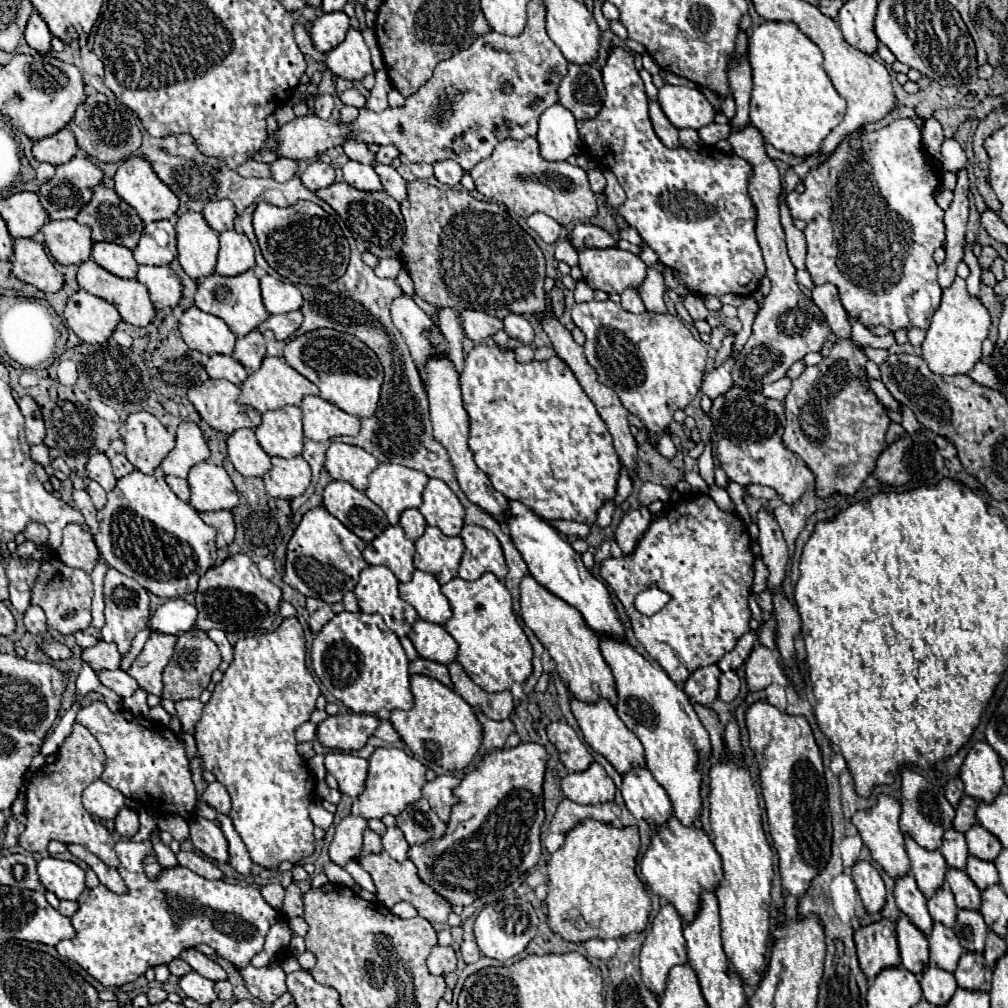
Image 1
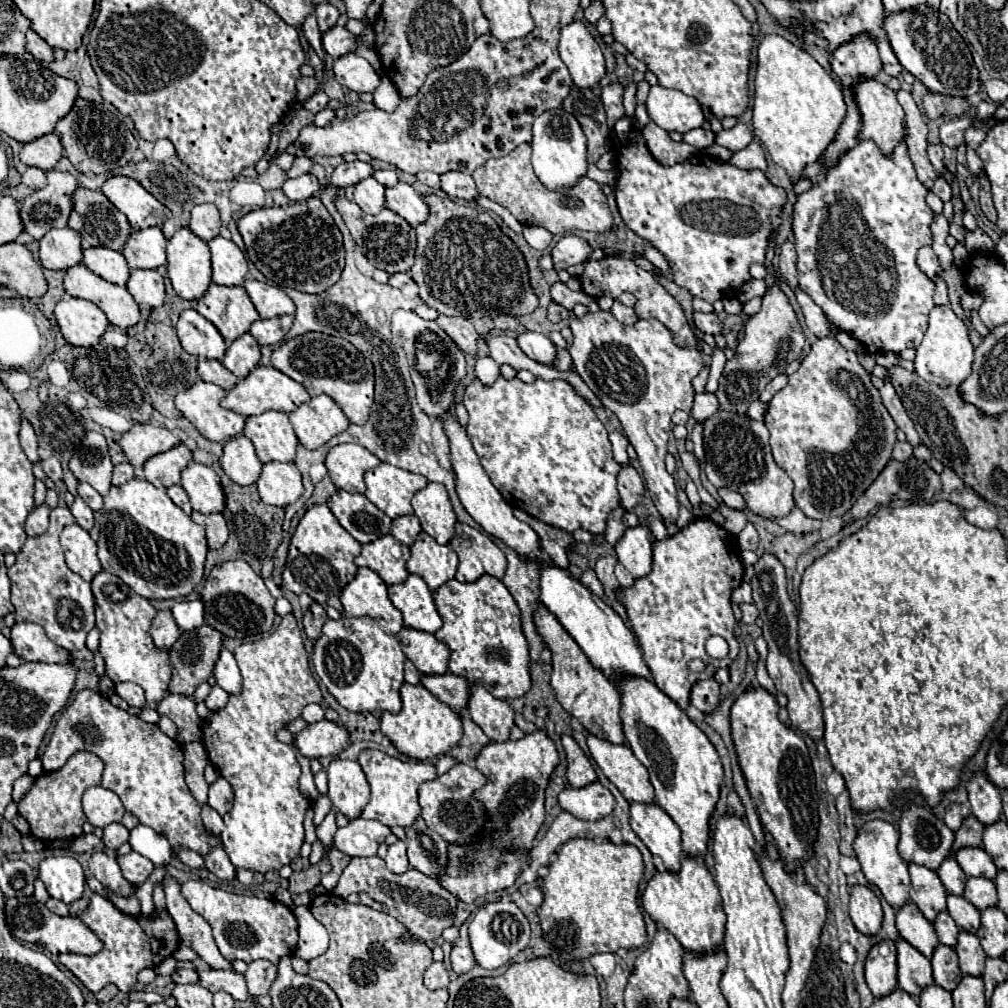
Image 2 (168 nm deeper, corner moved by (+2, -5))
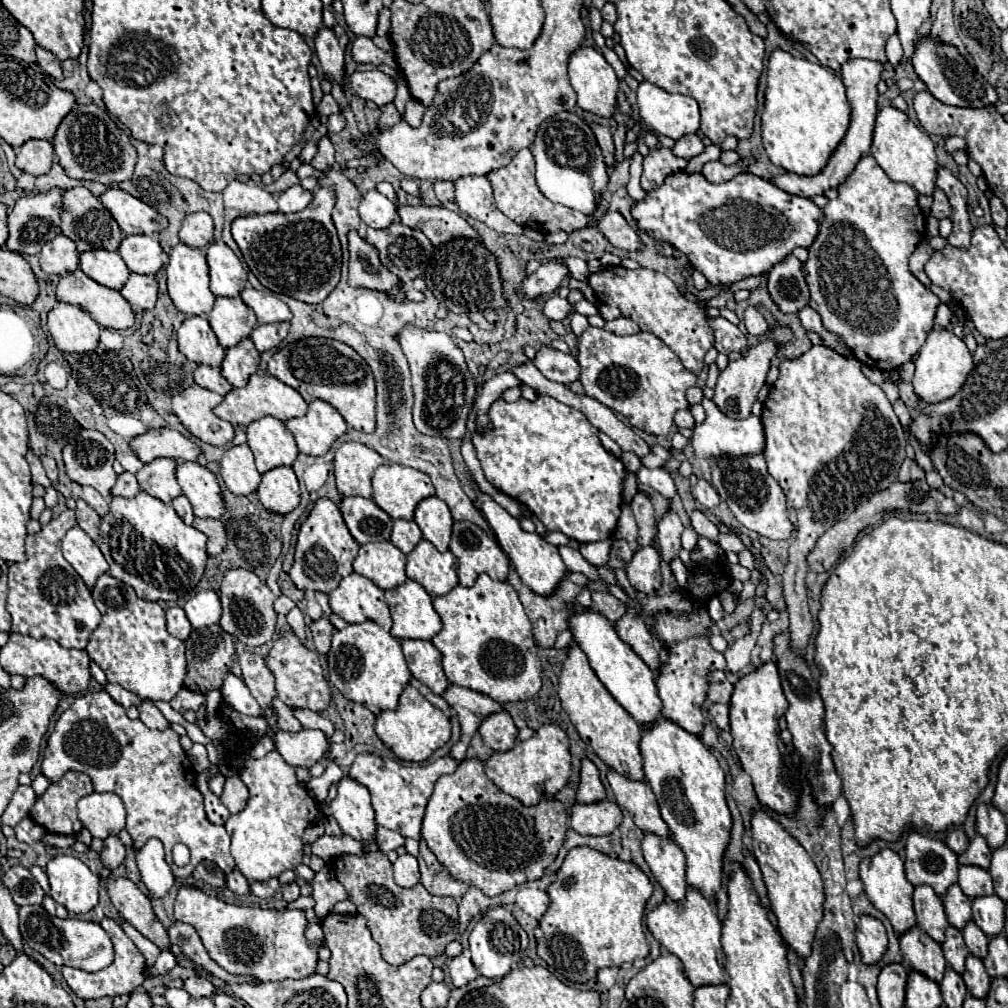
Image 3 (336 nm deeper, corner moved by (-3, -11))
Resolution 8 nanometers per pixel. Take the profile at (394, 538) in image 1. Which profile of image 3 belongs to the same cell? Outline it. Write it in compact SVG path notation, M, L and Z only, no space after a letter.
M389 541L365 543L353 561L353 571L371 579L379 589L405 583L405 555Z

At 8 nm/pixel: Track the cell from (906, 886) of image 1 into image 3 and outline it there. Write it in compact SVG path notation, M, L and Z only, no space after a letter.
M913 927L907 933L899 937L901 941L901 953L905 963L913 971L919 971L927 975L931 981L939 983L943 979L943 971L947 967L947 961L943 957L941 945L935 943L921 927Z

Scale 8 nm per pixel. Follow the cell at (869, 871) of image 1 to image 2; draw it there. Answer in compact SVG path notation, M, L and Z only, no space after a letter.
M866 885L850 887L850 917L858 931L866 935L876 935L882 925L882 905L876 893Z

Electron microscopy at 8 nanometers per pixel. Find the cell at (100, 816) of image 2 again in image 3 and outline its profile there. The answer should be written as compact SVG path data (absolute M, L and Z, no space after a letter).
M91 793L77 803L77 809L93 837L107 839L125 827L125 805L115 793Z

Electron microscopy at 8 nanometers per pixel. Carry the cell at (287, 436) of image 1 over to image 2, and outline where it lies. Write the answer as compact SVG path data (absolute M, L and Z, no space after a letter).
M266 411L256 417L248 417L244 435L254 443L256 455L262 463L270 461L294 461L298 437L290 425L286 413Z

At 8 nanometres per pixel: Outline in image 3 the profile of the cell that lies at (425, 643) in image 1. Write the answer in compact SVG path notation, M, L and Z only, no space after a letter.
M401 639L401 649L413 677L427 685L435 695L443 695L449 681L441 667L439 649L431 641L421 639Z

